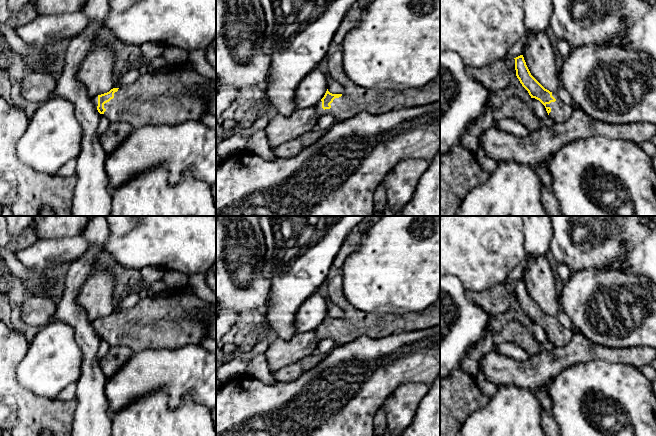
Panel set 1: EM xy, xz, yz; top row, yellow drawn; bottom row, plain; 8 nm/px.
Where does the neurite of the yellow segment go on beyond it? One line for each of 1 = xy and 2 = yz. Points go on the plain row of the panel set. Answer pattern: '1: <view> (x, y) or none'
1: xy (177, 319)
2: yz (560, 336)

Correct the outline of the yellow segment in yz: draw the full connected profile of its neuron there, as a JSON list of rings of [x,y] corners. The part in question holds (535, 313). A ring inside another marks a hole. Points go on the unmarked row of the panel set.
[[[523,279],[515,283],[516,300],[522,310],[528,315],[531,322],[539,324],[546,332],[549,341],[556,347],[567,345],[573,335],[573,331],[564,328],[556,317],[545,313],[530,297]]]

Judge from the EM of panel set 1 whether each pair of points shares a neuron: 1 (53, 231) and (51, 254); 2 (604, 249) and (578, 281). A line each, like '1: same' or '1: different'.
1: different
2: different

